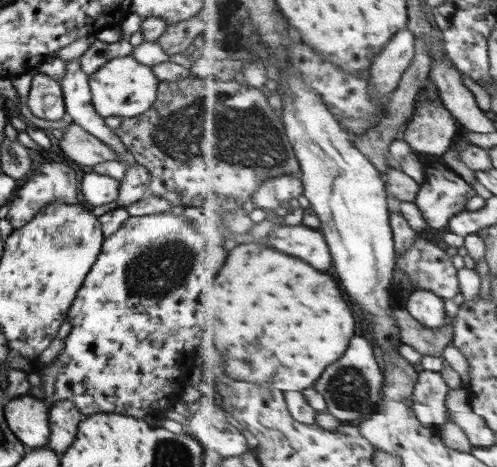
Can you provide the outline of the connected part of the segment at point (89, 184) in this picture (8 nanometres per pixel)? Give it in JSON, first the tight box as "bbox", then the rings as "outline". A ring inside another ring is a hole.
{"bbox":[79,171,118,207],"outline":[[[93,171],[83,175],[79,186],[85,205],[88,204],[91,207],[115,201],[118,197],[118,188],[118,180]]]}

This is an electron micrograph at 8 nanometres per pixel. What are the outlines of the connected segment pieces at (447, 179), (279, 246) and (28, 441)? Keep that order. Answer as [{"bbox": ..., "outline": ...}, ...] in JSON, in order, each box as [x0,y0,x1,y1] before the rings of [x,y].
[{"bbox":[416,157,477,228],"outline":[[[439,157],[426,162],[426,181],[420,185],[416,203],[428,226],[445,228],[450,219],[465,211],[467,202],[477,196],[471,184],[451,171]]]},{"bbox":[269,225,334,272],"outline":[[[277,225],[270,232],[269,246],[290,256],[309,260],[317,270],[327,272],[334,266],[331,248],[320,229],[309,225]]]},{"bbox":[3,395,49,448],"outline":[[[23,395],[3,405],[5,422],[23,446],[39,448],[49,436],[48,405],[35,397]]]}]

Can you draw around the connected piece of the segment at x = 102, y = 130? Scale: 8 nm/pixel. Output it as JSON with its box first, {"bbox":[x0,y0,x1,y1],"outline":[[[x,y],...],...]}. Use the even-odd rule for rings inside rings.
{"bbox":[59,61,134,165],"outline":[[[65,61],[65,73],[59,84],[64,102],[64,111],[70,116],[71,122],[91,133],[101,142],[107,143],[117,154],[123,165],[134,165],[130,153],[125,150],[124,144],[107,128],[103,118],[99,116],[90,101],[88,78],[79,68],[79,63]]]}

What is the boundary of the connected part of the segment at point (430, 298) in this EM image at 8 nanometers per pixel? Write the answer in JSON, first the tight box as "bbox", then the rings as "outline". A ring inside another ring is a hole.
{"bbox":[406,290,448,328],"outline":[[[415,290],[407,298],[406,309],[427,328],[443,328],[448,323],[445,302],[437,293]]]}

